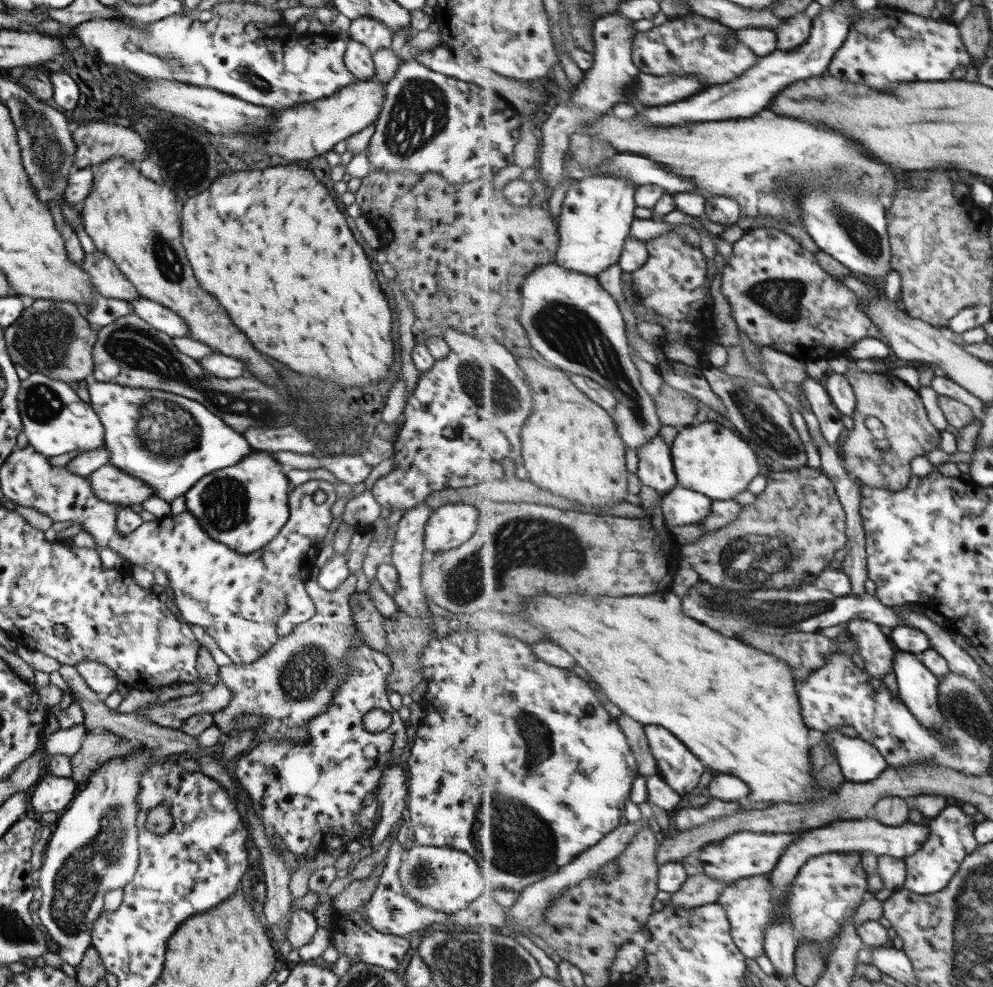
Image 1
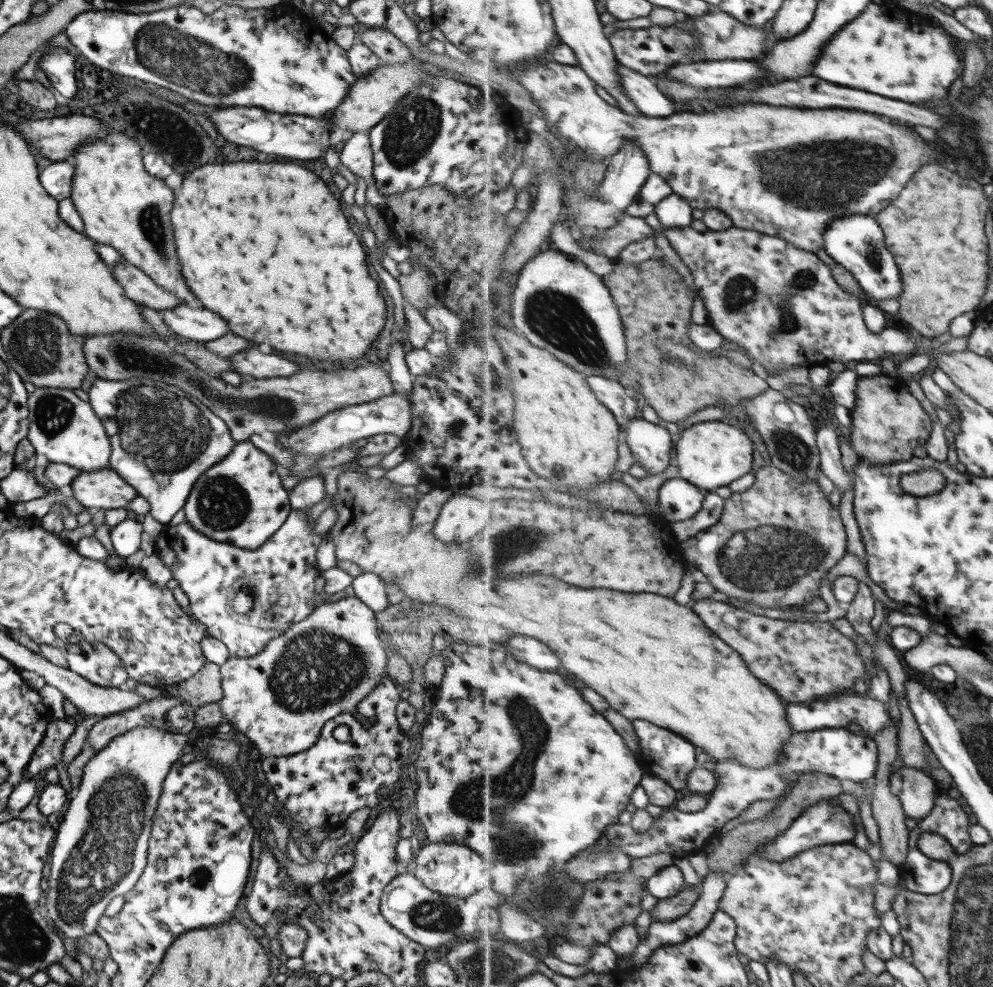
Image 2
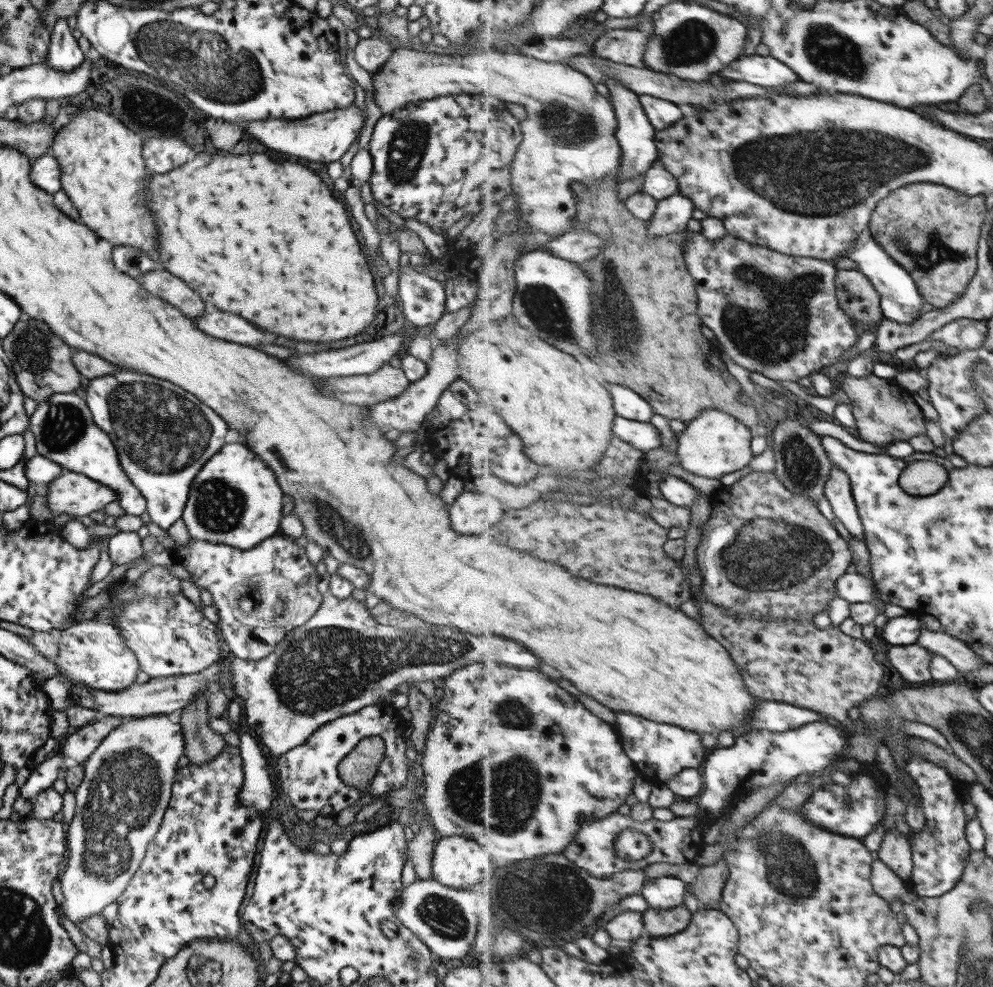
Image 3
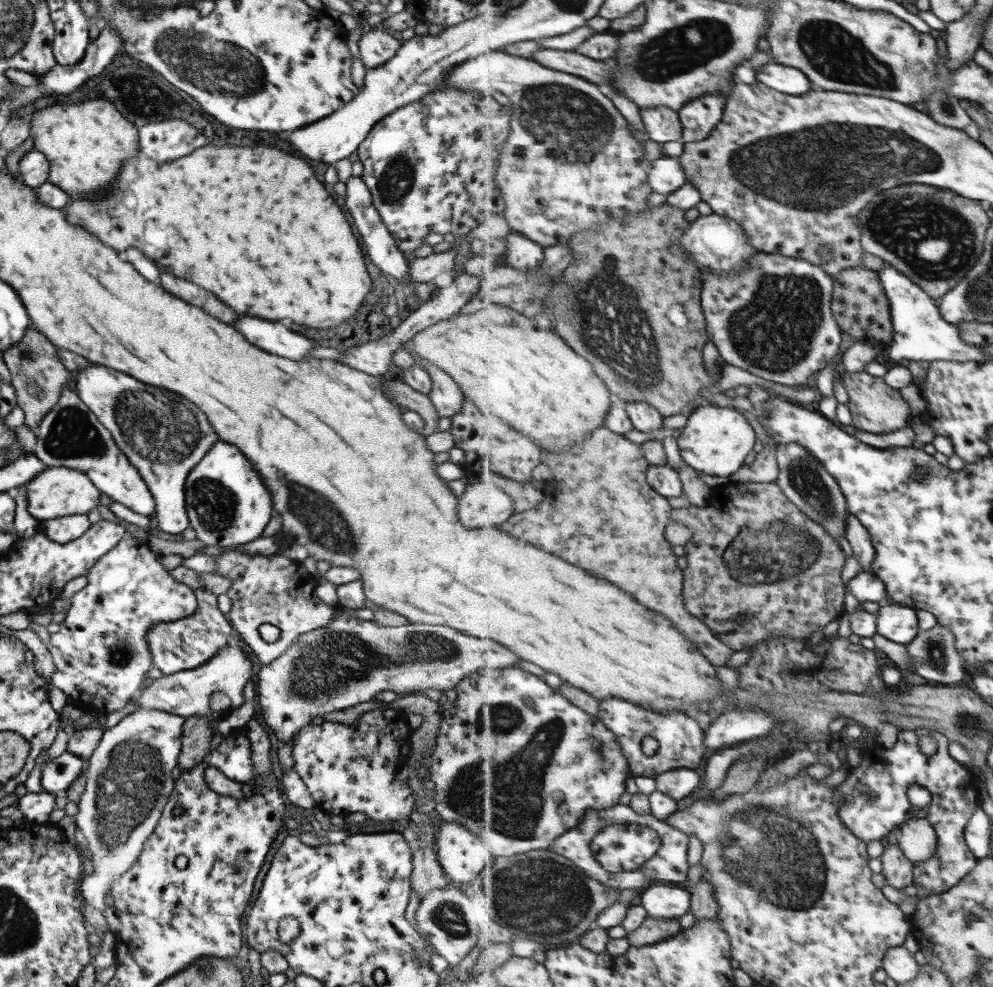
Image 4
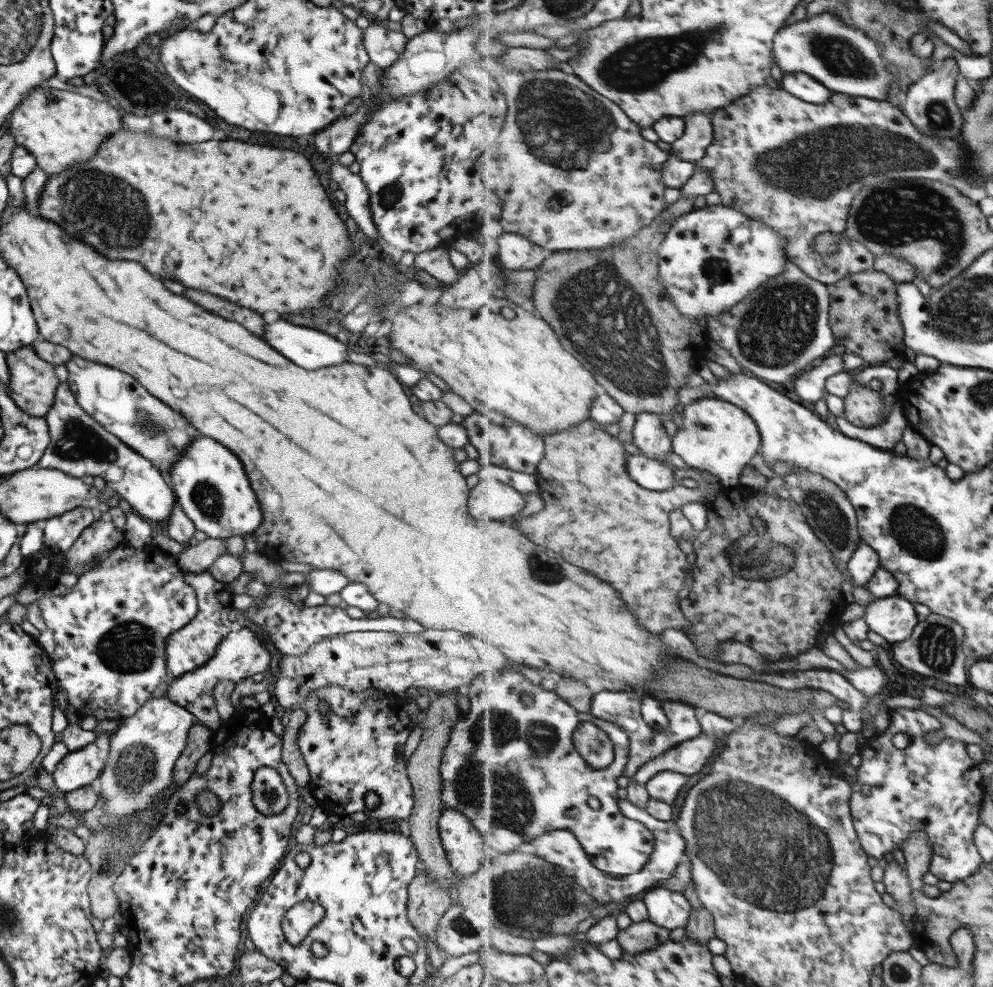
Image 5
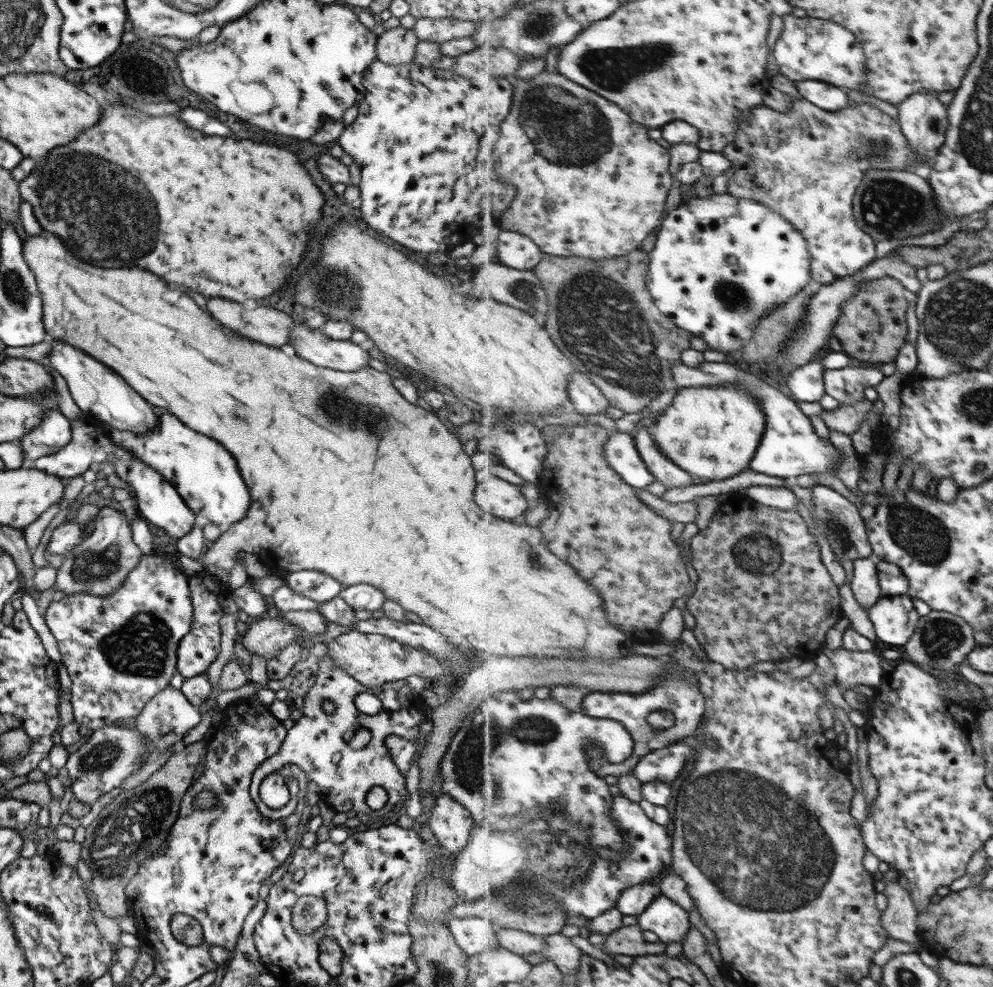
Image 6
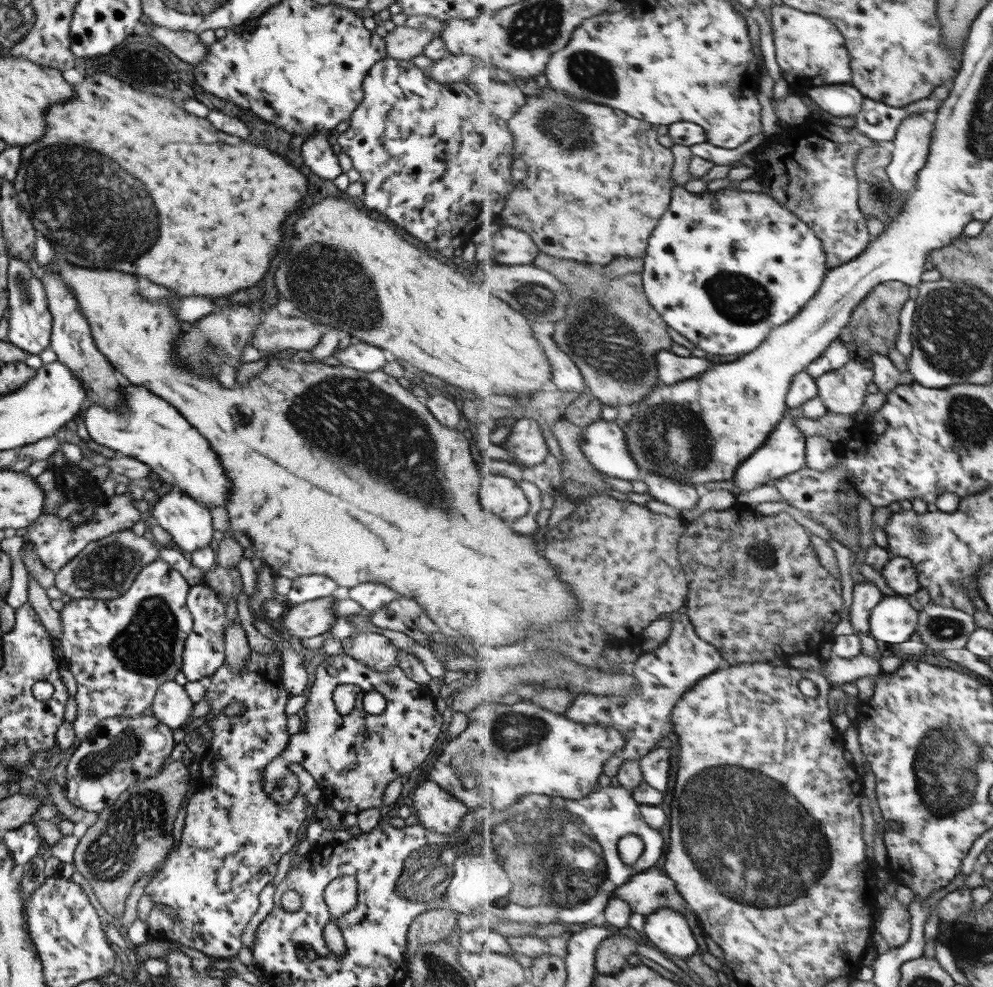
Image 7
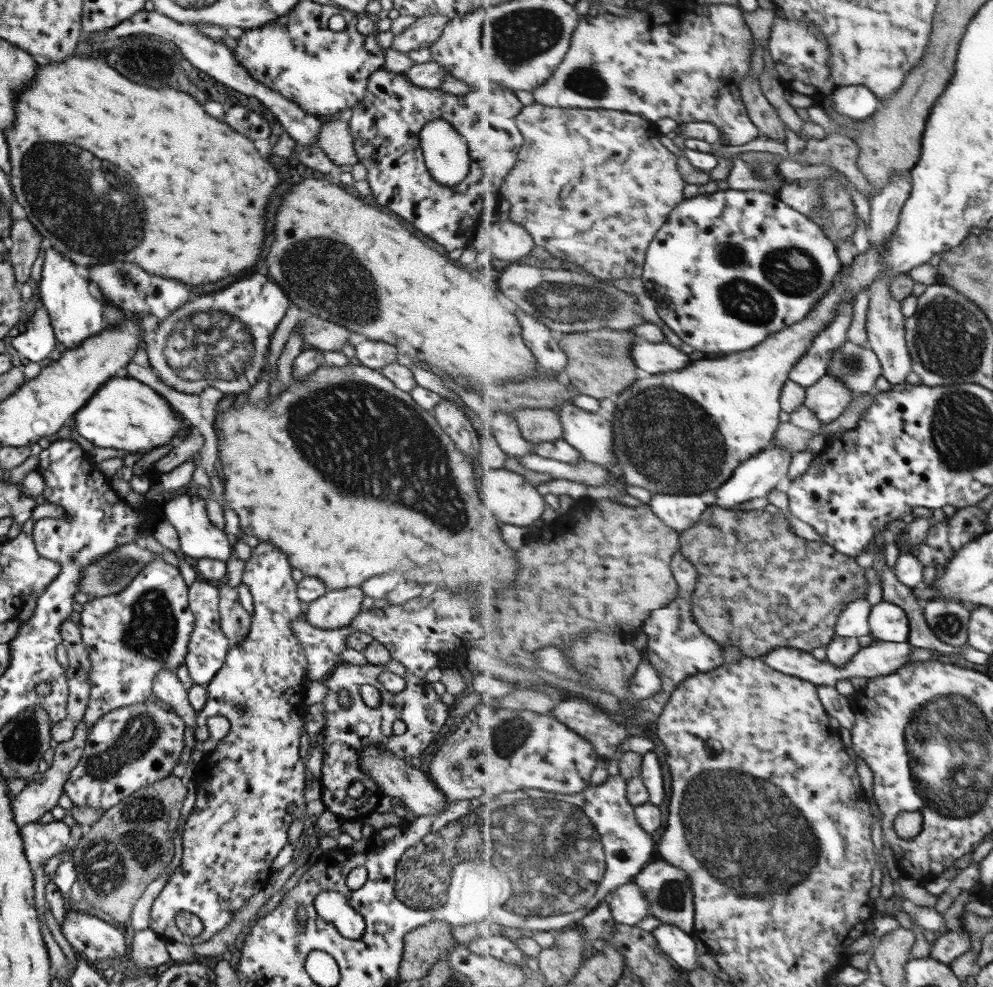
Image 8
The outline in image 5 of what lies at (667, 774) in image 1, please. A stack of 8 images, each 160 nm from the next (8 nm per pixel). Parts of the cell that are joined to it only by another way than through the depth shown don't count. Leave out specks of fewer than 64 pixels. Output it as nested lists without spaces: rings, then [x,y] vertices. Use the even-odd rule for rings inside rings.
[[[604,690],[593,696],[591,711],[589,711],[593,716],[607,719],[607,722],[614,722],[627,731],[630,738],[630,757],[624,776],[630,779],[635,778],[641,767],[654,760],[654,758],[663,756],[685,741],[698,738],[702,733],[701,724],[699,724],[697,714],[695,714],[695,707],[689,703],[667,701],[661,702],[670,721],[663,731],[657,733],[643,717],[643,700],[644,698],[639,697],[639,694],[635,692],[623,693]]]

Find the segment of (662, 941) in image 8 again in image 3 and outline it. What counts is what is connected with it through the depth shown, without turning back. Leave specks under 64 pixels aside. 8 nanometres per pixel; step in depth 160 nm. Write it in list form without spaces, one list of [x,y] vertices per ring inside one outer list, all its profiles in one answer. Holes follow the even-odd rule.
[[[669,875],[654,878],[646,883],[642,893],[651,907],[668,909],[685,902],[687,883]]]

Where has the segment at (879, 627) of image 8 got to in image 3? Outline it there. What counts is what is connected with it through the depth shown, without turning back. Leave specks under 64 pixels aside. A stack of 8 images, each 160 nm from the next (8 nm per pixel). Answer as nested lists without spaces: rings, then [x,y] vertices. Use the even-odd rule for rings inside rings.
[[[912,613],[893,617],[883,629],[881,638],[887,645],[918,645],[923,630],[922,625],[918,615]]]

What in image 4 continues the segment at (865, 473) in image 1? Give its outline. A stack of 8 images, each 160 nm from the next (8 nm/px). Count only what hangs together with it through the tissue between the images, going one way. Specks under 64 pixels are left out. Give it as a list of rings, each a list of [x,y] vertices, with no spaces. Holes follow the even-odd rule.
[[[866,370],[857,373],[841,372],[840,377],[848,392],[854,428],[873,434],[889,434],[910,426],[913,414],[911,406],[901,396],[899,389],[889,386],[883,377],[869,374]]]

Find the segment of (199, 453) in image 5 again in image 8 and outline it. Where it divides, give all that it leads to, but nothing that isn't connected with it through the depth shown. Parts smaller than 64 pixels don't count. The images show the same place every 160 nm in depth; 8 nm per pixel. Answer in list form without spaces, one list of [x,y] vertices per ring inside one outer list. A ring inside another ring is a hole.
[[[127,376],[106,380],[73,415],[73,420],[75,431],[91,444],[130,453],[150,451],[174,440],[179,443],[190,433],[184,419],[176,417],[165,399],[146,384]]]

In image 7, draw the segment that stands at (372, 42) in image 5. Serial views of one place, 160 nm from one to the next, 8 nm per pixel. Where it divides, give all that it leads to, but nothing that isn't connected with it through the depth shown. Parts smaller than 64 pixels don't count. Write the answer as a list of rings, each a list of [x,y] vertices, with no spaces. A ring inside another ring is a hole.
[[[405,25],[395,26],[382,38],[386,56],[395,60],[411,61],[422,54],[423,47],[434,38],[424,28],[414,29]]]

